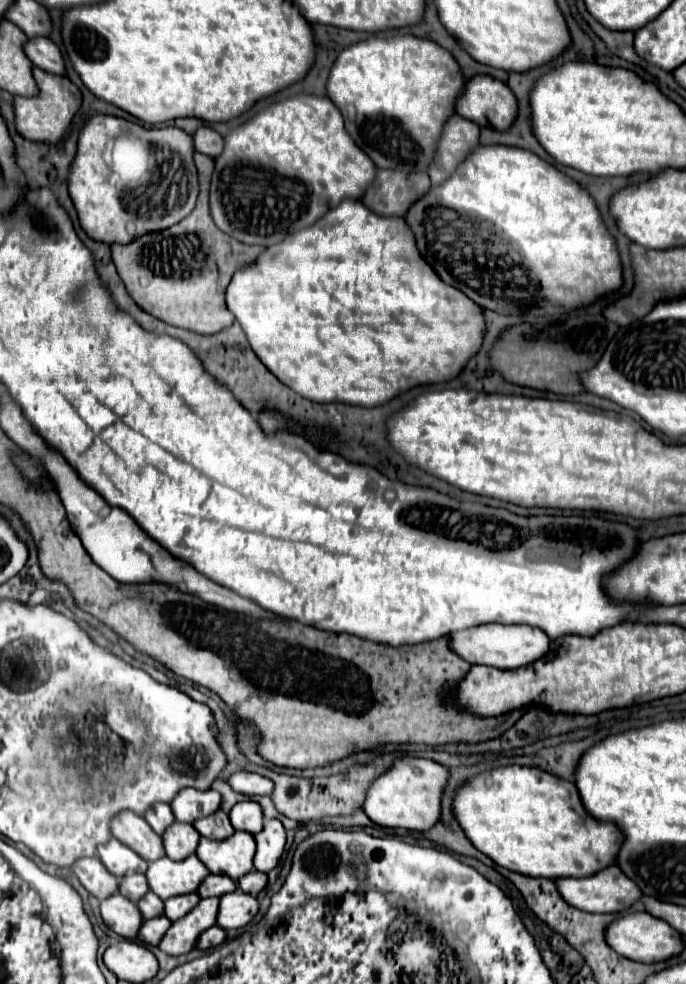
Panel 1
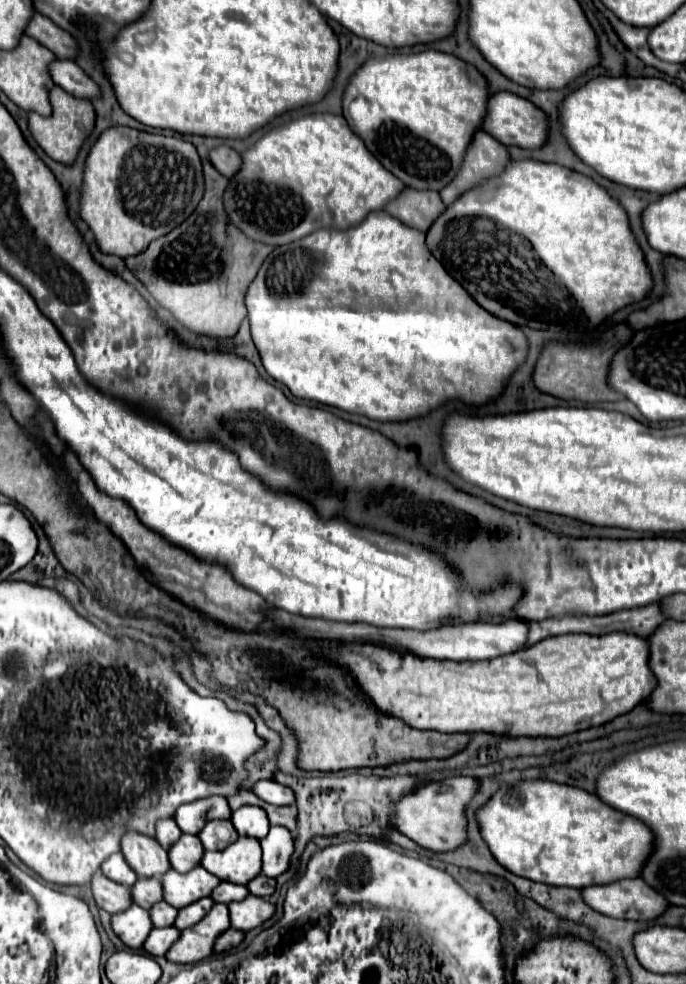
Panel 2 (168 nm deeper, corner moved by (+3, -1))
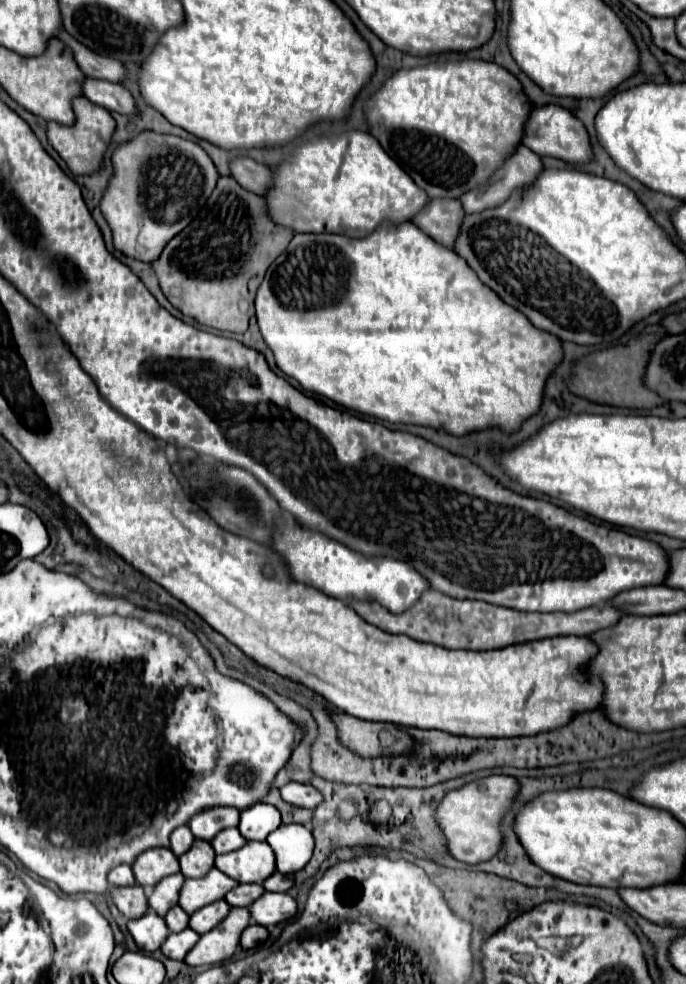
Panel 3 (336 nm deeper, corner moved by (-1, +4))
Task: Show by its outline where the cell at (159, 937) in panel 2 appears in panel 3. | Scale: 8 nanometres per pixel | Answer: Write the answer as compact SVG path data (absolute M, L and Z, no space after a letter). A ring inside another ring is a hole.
M188 928L188 930L184 930L184 934L170 934L160 950L164 956L168 956L172 960L184 960L188 950L192 950L198 940L200 940L200 934L196 934L194 930Z

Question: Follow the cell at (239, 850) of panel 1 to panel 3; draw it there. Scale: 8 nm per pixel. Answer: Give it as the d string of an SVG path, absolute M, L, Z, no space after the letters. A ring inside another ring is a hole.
M248 842L240 850L216 856L216 868L240 884L262 884L276 870L276 858L266 842Z

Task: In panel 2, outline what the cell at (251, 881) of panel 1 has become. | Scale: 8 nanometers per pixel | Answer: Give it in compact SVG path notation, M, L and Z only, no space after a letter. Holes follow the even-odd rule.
M260 873L260 875L256 875L252 881L248 881L246 887L248 887L248 891L250 891L252 895L258 895L258 897L270 897L270 895L274 893L276 879L270 879L270 877L266 877L264 873Z

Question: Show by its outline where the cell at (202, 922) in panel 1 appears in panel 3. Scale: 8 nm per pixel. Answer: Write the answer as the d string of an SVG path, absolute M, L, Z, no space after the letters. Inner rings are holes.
M232 908L228 918L220 926L216 926L216 930L200 936L200 942L188 952L188 958L184 962L188 966L206 966L232 958L236 948L240 946L244 928L248 928L250 924L252 916L248 908Z

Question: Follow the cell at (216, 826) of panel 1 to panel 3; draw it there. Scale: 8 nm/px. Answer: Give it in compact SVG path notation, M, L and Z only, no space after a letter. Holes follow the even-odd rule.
M228 828L228 830L222 830L210 844L216 850L216 854L226 854L242 848L244 844L248 844L248 840L238 832L238 828Z

